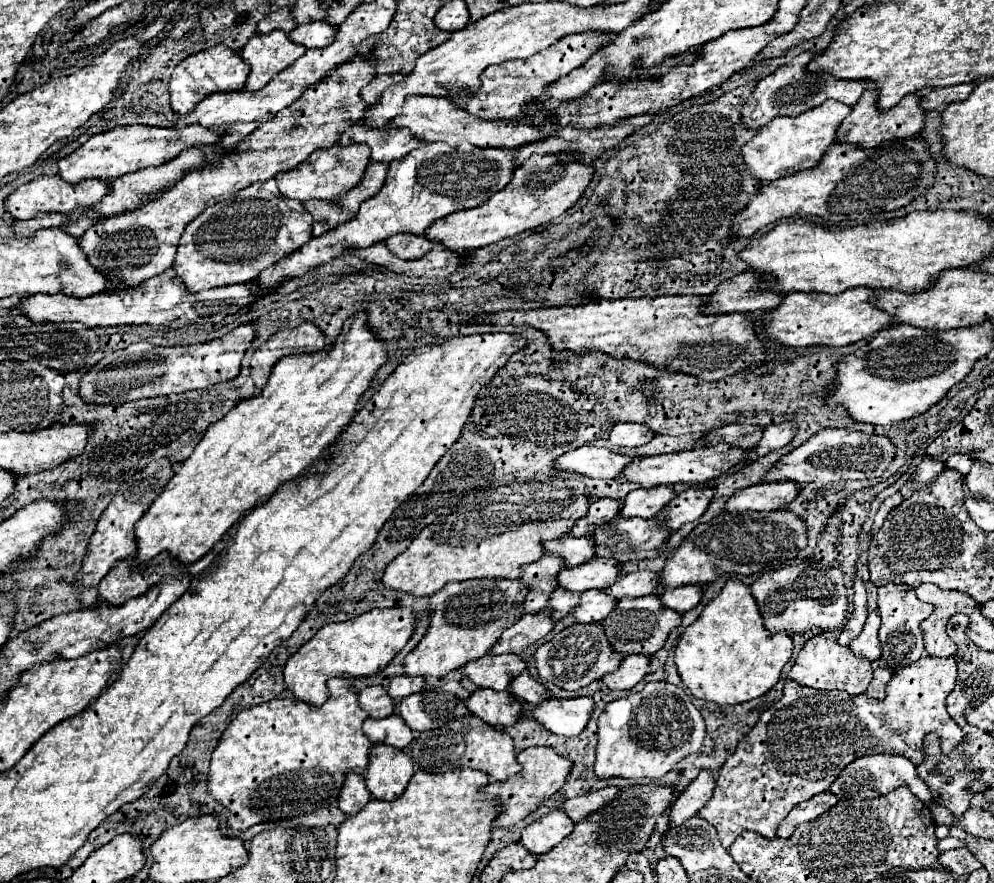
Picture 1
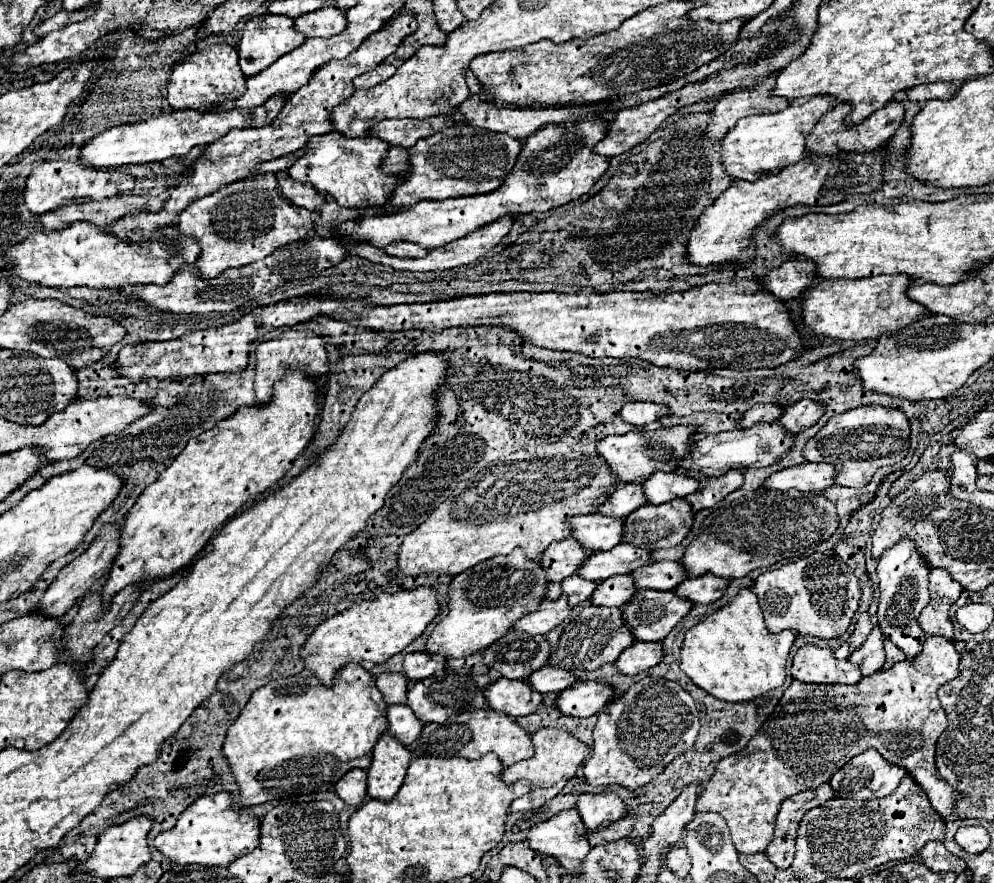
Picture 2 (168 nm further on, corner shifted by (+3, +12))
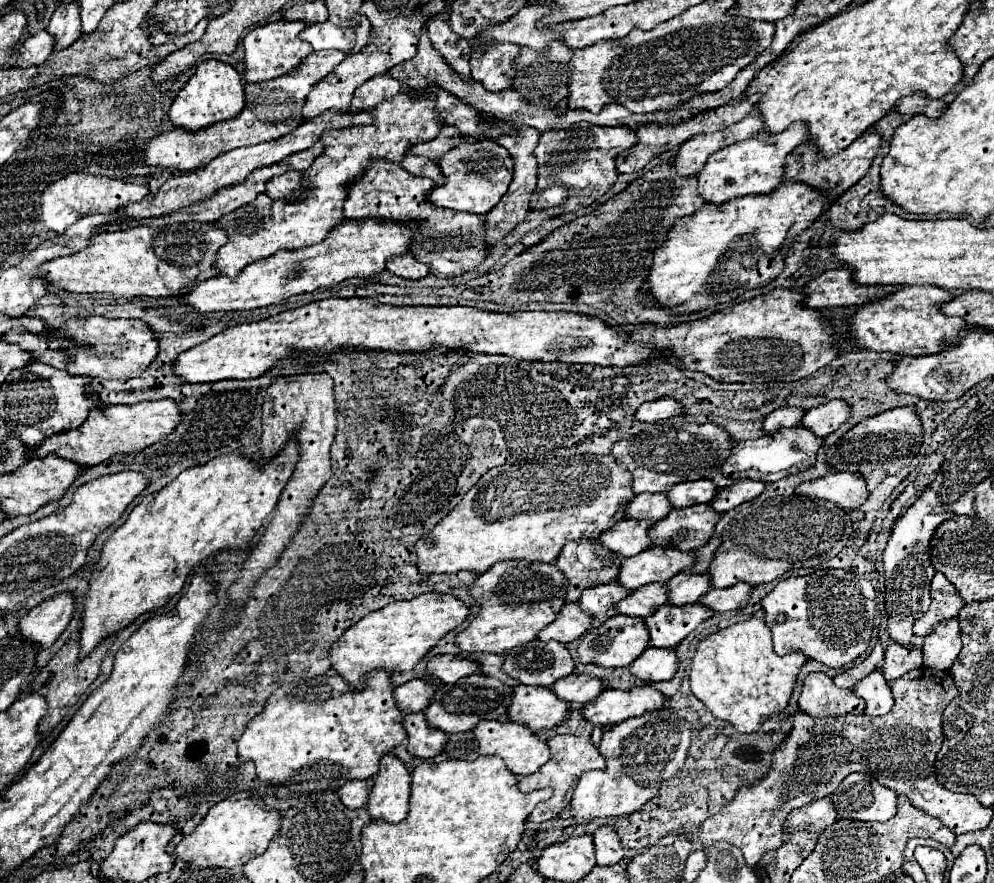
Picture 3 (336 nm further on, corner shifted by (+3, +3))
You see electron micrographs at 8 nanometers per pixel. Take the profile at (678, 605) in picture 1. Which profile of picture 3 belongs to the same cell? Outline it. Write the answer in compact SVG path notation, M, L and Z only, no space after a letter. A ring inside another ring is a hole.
M736 583L734 587L728 589L712 589L708 591L700 603L710 607L712 611L732 611L732 609L742 609L748 605L752 593L752 585L746 583Z

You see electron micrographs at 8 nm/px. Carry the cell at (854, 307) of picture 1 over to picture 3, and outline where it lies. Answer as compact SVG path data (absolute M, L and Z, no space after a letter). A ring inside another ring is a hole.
M904 285L890 297L866 303L850 317L850 331L858 343L870 351L890 351L900 355L934 355L946 345L958 345L958 333L966 329L960 317L948 317L940 305L952 295L934 285Z

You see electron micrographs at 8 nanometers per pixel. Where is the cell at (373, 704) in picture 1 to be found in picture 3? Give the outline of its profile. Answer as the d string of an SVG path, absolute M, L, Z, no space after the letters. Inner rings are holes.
M412 679L402 687L396 687L394 697L398 701L400 711L414 713L414 711L424 711L430 705L434 693L436 693L436 685L432 681Z

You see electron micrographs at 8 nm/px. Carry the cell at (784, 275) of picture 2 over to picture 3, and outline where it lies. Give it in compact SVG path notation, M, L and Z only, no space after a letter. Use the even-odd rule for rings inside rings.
M844 267L844 269L834 269L834 271L826 271L824 275L816 277L814 281L810 281L806 287L804 287L804 293L806 293L806 305L812 307L812 309L826 309L826 307L852 307L852 305L862 305L862 303L870 303L878 297L886 297L890 295L894 289L900 289L900 287L894 287L894 285L882 285L882 287L874 287L874 285L854 285L854 277L850 277L850 267Z

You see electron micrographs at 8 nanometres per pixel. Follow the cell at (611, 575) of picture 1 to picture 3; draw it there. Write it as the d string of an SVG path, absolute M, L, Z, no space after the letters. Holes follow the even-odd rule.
M650 547L630 559L624 559L616 581L626 589L638 589L648 583L666 583L694 563L694 551Z

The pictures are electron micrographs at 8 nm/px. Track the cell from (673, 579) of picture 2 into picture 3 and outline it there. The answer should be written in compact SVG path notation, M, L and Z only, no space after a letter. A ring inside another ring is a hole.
M680 573L672 581L668 581L666 587L672 605L688 605L688 603L698 603L700 597L712 589L712 583L708 575Z

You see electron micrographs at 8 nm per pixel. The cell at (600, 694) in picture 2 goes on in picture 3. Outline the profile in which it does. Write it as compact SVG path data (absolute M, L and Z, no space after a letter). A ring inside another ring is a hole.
M650 685L634 687L630 691L606 689L594 701L586 703L582 709L584 719L600 725L616 725L630 717L640 717L654 709L664 707L666 697Z

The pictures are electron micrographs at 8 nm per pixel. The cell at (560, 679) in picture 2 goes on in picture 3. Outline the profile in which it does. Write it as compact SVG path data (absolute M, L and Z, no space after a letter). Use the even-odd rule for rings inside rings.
M570 675L570 677L564 677L562 681L554 683L552 691L568 701L568 703L588 703L592 701L594 697L598 697L604 689L606 689L606 681L602 679L596 679L596 677L590 677L590 675Z

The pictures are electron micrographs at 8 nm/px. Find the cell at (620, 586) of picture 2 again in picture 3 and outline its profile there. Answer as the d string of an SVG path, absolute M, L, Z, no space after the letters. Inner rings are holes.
M644 585L620 603L616 603L616 609L624 615L634 617L648 617L658 607L668 603L668 589L664 585Z

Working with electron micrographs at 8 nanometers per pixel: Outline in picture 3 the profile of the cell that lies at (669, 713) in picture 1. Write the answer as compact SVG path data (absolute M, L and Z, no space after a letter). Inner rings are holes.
M674 709L652 711L614 725L600 743L606 769L582 773L574 789L570 811L576 823L590 823L600 817L626 817L646 805L658 793L662 781L674 777L684 767L690 737L690 725L678 719Z

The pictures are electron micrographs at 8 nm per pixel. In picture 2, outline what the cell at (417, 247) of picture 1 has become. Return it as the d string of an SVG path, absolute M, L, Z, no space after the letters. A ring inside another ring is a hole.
M398 240L398 242L390 244L390 248L386 248L386 252L390 256L400 256L400 258L422 258L422 256L426 256L428 250L424 250L420 244L410 244L406 240Z

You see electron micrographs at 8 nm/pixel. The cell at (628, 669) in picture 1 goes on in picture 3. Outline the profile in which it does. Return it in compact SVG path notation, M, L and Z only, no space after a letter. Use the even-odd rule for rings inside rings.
M650 647L630 665L630 671L642 681L670 681L678 671L676 651Z

